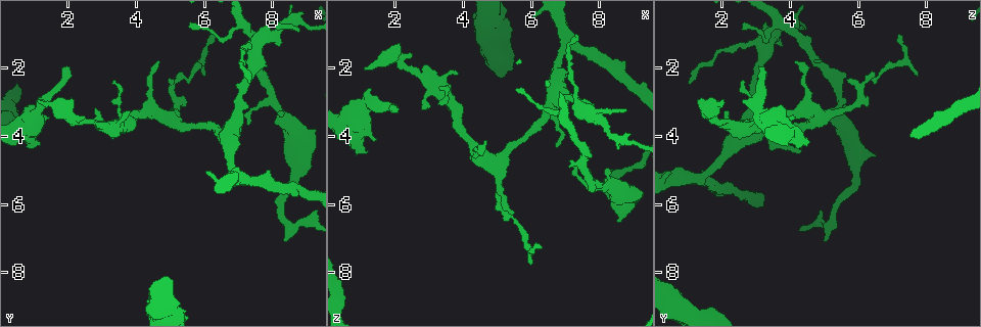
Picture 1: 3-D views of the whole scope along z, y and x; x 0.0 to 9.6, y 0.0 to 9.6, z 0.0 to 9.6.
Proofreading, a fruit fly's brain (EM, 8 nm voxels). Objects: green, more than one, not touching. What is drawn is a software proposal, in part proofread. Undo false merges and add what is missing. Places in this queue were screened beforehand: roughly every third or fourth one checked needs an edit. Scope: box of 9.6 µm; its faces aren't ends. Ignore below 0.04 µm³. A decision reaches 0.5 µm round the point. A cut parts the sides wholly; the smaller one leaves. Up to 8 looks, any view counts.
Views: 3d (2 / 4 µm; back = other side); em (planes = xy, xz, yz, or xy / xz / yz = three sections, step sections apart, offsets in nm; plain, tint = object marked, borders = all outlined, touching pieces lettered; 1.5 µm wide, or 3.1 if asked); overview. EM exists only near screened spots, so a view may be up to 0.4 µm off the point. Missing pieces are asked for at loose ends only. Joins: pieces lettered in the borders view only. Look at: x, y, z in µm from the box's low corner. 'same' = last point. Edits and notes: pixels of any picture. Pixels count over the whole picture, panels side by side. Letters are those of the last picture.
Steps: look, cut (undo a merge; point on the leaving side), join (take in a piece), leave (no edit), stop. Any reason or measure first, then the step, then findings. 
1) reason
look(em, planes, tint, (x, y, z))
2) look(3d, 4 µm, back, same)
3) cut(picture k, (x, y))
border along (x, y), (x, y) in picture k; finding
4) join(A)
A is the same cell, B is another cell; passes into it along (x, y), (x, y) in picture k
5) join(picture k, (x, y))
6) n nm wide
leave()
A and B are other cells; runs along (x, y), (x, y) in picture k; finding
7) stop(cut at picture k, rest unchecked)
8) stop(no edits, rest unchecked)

free end
look(3d, 4 µm, (2.10, 1.95, 3.15))

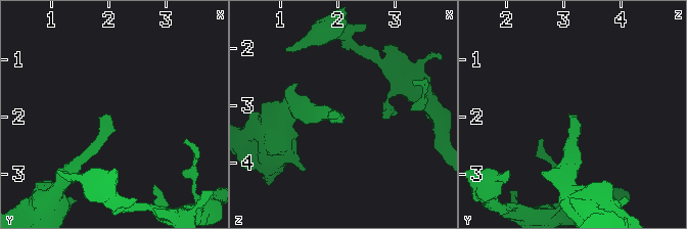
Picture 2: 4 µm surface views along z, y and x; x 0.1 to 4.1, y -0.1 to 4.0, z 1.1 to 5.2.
look(em, planes, borders, (2.05, 1.95, 3.10))

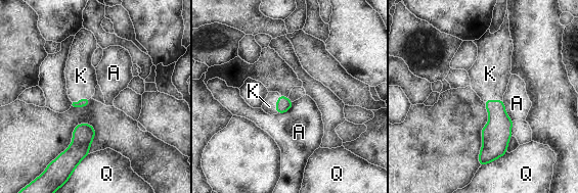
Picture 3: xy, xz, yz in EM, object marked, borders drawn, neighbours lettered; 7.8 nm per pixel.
join(picture 3, (269, 106))
K is the same cell, A and Q are other cells; the neuron continues

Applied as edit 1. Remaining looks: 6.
stops while still wide
look(em, planes, plain, (3.85, 3.30, 2.15))

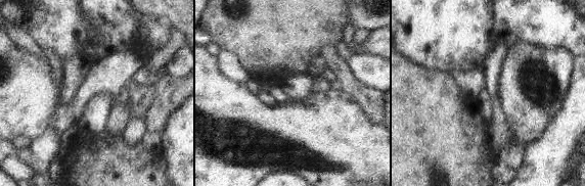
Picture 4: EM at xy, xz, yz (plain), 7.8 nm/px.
see the neighbours
look(em, planes, borders, same)

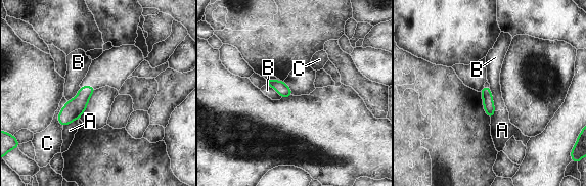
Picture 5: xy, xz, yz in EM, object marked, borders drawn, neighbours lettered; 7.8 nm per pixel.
leave()
A, B and C are other cells; border along (489, 87), (495, 110) in picture 5; no lettered piece goes on from it

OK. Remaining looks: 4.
calibre changes
look(3d, 4 µm, (7.00, 3.05, 2.95))

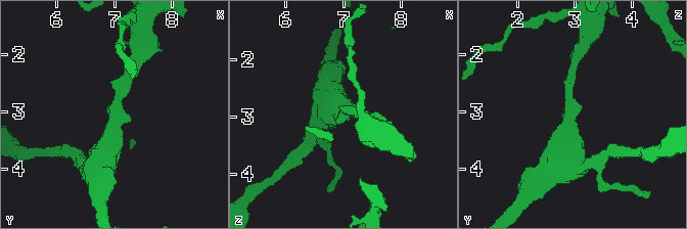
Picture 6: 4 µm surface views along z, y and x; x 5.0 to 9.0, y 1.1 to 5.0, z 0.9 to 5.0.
arms of 200, 500 nm
look(em, planes, borders, (7.05, 3.05, 2.85))

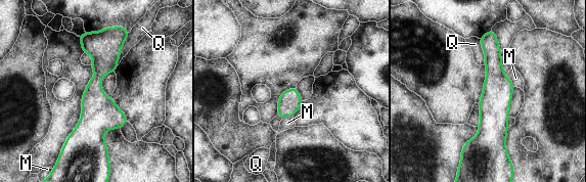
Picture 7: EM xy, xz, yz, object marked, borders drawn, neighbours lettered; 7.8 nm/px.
leave()
M and Q are other cells; border along (292, 116), (286, 116), (281, 120) in picture 7; continuous, no second neuron

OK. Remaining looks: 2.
stop(join at picture 3, rest unchecked)

